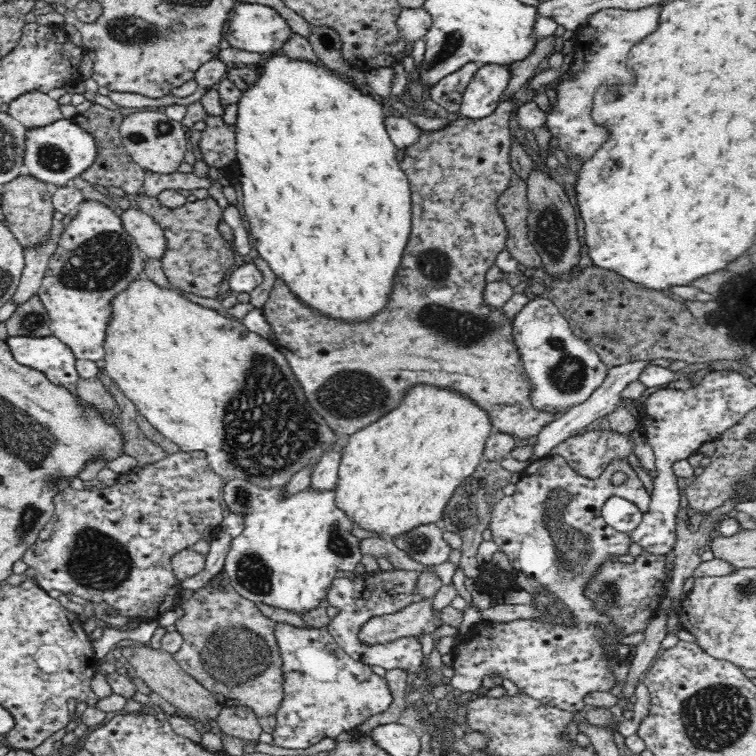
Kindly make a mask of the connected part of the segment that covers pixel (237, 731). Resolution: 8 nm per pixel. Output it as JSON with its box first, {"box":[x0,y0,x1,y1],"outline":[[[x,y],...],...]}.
{"box":[216,706,262,743],"outline":[[[223,706],[216,719],[221,730],[237,736],[246,743],[253,743],[262,731],[258,716],[247,706]]]}

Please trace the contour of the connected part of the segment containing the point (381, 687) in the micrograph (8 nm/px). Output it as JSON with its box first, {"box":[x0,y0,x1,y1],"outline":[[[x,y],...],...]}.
{"box":[271,622,394,750],"outline":[[[277,622],[274,636],[282,658],[283,699],[276,712],[277,725],[271,732],[274,746],[288,750],[304,750],[322,738],[341,739],[352,734],[355,727],[371,716],[388,710],[394,700],[388,681],[378,674],[373,674],[370,666],[356,662],[334,642],[326,628],[298,627],[290,623]]]}

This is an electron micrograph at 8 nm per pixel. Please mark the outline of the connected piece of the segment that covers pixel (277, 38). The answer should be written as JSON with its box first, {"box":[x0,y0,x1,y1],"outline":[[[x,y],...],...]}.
{"box":[223,2,293,57],"outline":[[[240,2],[230,14],[223,38],[233,48],[258,53],[265,57],[276,54],[293,34],[287,22],[270,6]]]}

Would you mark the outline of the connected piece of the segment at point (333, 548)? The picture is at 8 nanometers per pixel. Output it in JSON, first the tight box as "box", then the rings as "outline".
{"box":[221,477,361,614],"outline":[[[234,477],[229,478],[223,486],[222,498],[226,510],[241,518],[242,532],[230,540],[221,572],[228,585],[252,603],[261,602],[304,614],[318,608],[338,571],[354,571],[361,562],[361,539],[354,536],[354,528],[358,525],[346,511],[336,505],[336,486],[316,489],[310,485],[297,493],[288,493],[286,485],[264,488],[248,478]]]}

